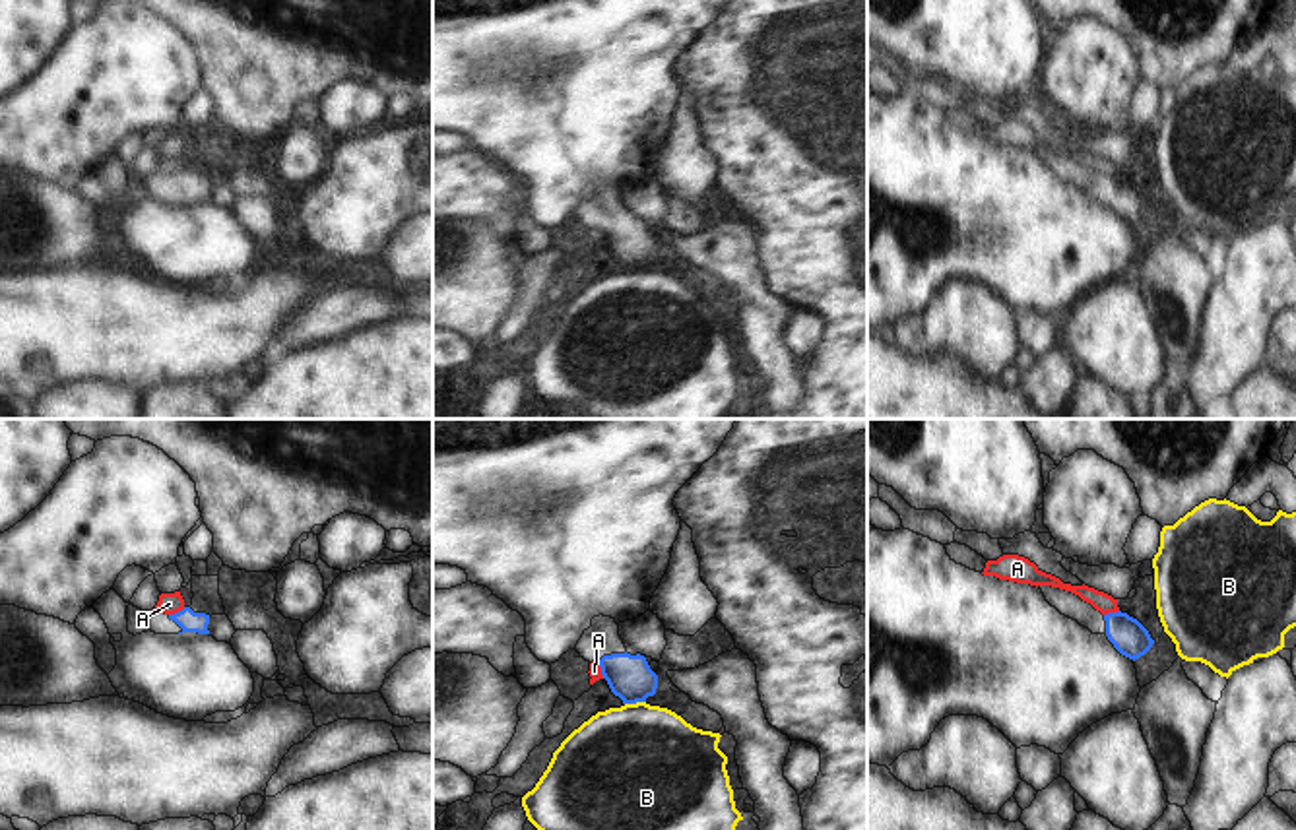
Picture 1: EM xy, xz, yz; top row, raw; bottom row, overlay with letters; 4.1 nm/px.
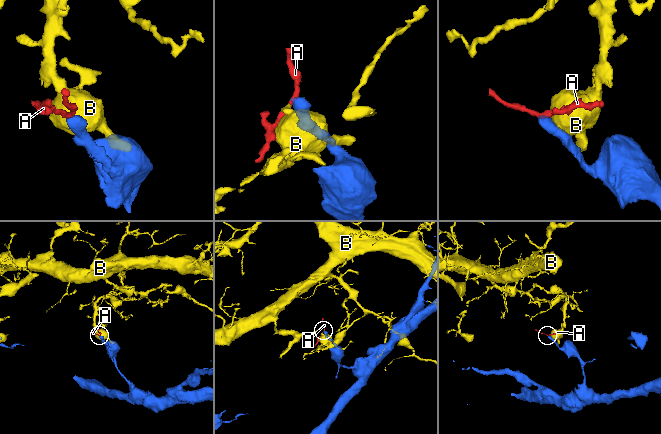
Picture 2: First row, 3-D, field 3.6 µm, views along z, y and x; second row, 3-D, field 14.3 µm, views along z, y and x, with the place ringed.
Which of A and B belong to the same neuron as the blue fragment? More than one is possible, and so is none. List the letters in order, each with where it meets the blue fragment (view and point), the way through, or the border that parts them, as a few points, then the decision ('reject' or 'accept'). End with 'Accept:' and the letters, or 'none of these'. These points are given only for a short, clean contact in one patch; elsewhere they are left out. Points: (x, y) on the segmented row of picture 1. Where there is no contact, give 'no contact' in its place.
A: meets blue in xy at (179, 611); border along xy (185, 607), (169, 615); reject
B: meets blue in xz at (635, 702); border along xz (645, 701), (625, 704); reject
Accept: none of these

